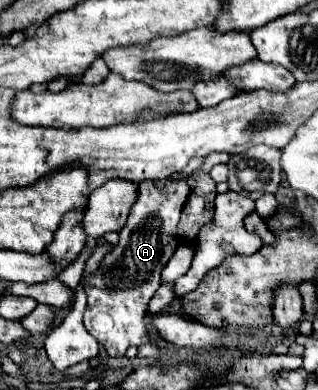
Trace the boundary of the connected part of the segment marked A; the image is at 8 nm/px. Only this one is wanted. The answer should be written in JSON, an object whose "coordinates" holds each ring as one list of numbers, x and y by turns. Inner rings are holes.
{"coordinates":[[185,178,143,180,137,184,137,200,131,208,125,228,119,232,119,244,105,254,97,272,83,278,87,292,87,310,83,324,113,358,123,358,129,346,149,342,145,316,151,296,161,284,161,270,179,246,177,224,187,202,191,186]]}

